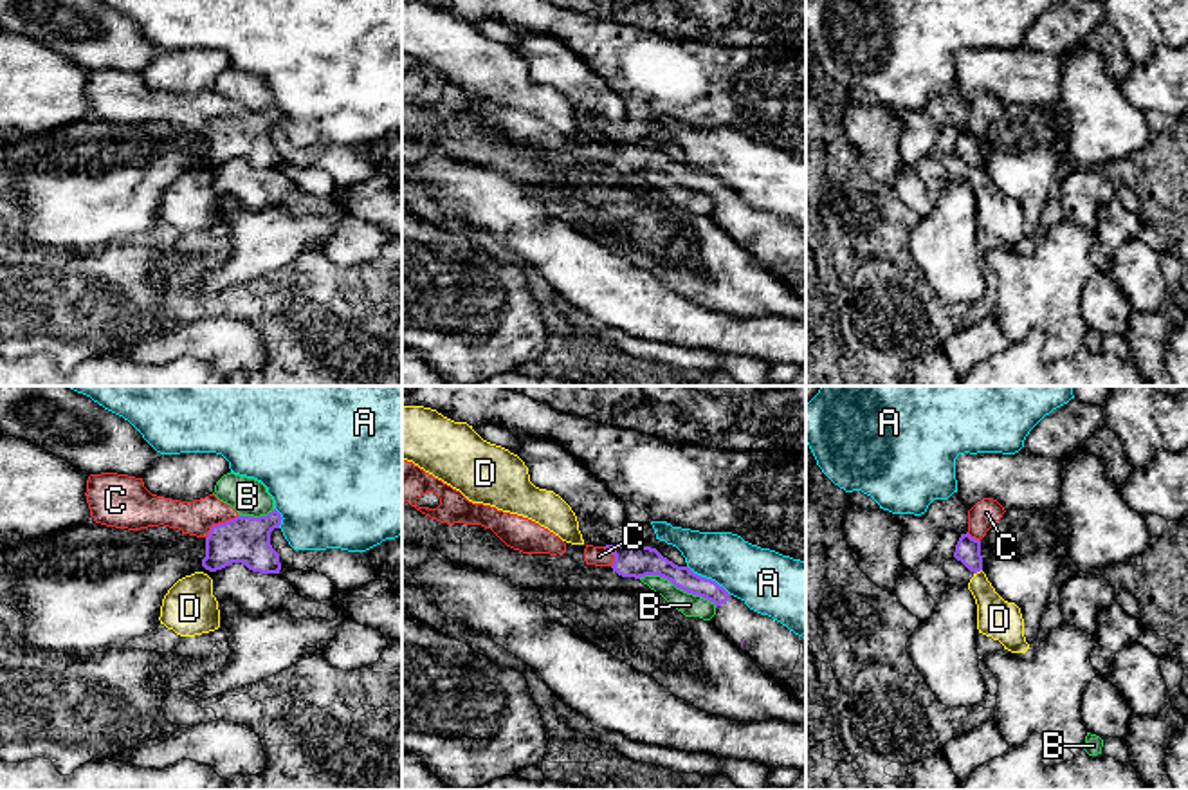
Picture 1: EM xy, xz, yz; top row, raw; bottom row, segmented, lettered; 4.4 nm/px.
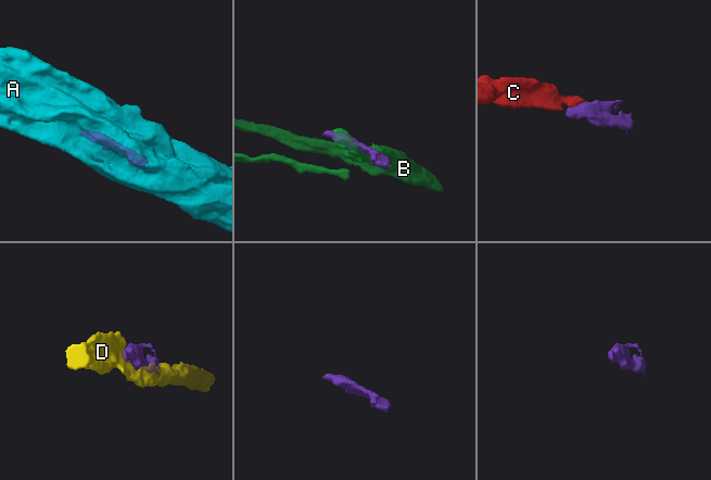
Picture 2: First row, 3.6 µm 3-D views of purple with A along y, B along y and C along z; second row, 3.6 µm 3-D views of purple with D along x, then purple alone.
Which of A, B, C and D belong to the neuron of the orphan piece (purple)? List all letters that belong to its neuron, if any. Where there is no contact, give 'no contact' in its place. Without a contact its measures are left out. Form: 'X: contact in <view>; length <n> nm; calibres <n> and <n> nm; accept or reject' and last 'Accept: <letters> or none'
A: contact in xz; length 240 nm; calibres 100 and 280 nm; reject
B: contact in xz; length 380 nm; calibres 150 and 100 nm; reject
C: contact in xy; length 180 nm; calibres 220 and 160 nm; accept
D: contact in yz; length 50 nm; calibres 110 and 180 nm; reject
Accept: C

